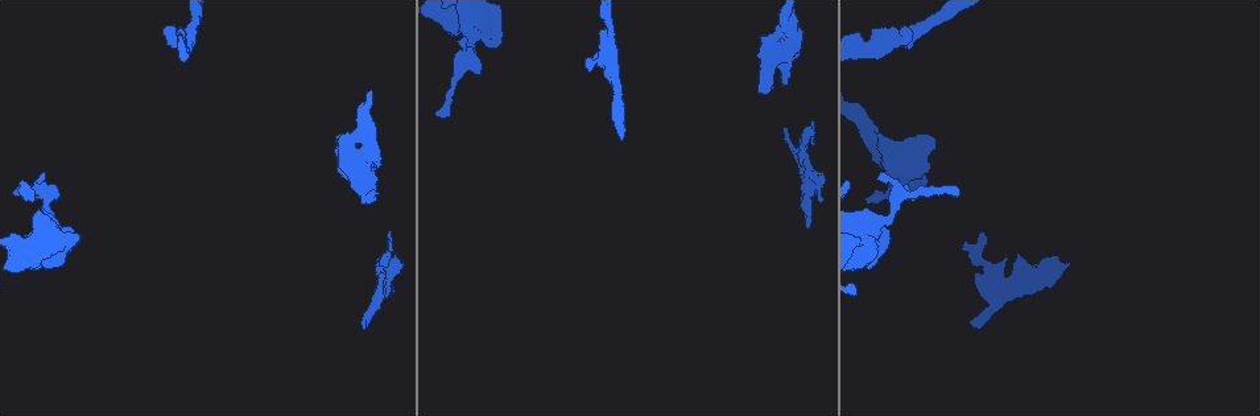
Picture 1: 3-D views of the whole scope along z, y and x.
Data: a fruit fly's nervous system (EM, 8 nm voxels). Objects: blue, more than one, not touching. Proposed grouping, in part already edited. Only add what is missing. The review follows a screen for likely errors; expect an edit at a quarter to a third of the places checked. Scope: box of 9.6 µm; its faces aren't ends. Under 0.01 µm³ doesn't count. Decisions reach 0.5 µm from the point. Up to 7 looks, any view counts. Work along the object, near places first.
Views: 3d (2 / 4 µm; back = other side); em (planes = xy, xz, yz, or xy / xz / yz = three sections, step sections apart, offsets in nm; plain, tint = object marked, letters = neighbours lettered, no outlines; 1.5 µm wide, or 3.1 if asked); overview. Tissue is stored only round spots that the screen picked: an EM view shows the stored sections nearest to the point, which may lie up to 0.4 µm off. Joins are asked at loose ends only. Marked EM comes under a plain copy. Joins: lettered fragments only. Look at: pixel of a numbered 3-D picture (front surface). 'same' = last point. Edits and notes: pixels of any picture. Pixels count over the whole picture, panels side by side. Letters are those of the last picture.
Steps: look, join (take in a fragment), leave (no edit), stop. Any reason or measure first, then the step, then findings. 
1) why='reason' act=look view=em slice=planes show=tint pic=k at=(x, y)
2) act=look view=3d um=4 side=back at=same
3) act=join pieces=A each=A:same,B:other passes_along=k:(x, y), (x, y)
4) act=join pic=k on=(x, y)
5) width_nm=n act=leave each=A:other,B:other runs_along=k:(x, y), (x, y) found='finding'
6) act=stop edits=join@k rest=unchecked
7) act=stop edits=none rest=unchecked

why='branch stops here' act=look view=3d um=4 pic=1 at=(165, 27)

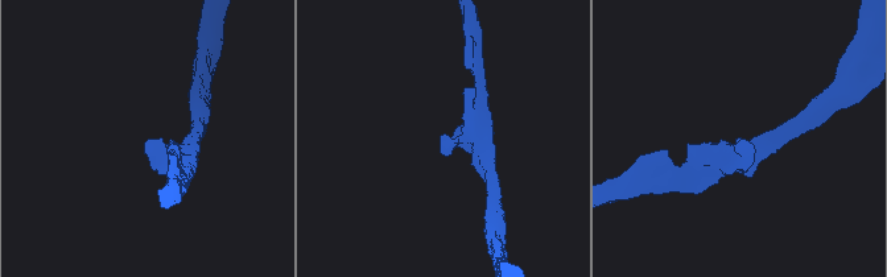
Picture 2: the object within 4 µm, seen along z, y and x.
act=look view=em slice=planes show=letters pic=2 at=(145, 141)

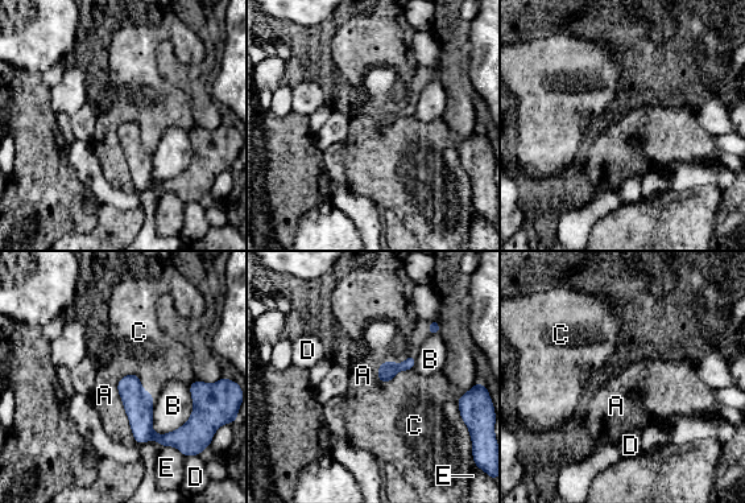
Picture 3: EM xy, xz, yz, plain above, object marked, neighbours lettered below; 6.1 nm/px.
width_nm=110 act=leave each=A:other,B:other,C:other,D:other,E:other border=3:(132, 372), (118, 394), (136, 442) found='no lettered fragment goes on from it'

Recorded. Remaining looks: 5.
why='an open end' act=look view=3d um=4 pic=1 at=(813, 142)

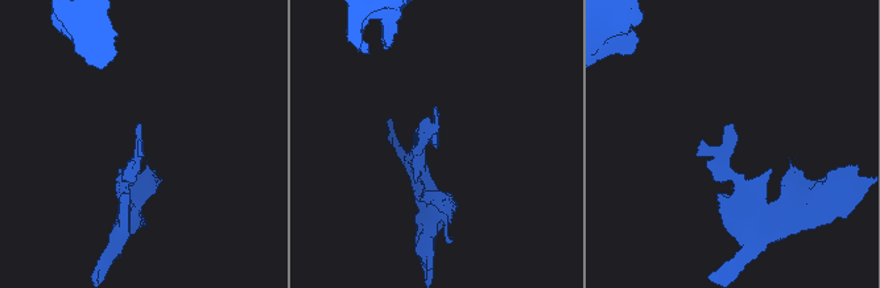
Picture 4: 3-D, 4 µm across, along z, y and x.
why='shape alone is not enough' act=look view=em slice=planes show=letters pic=4 at=(137, 126)

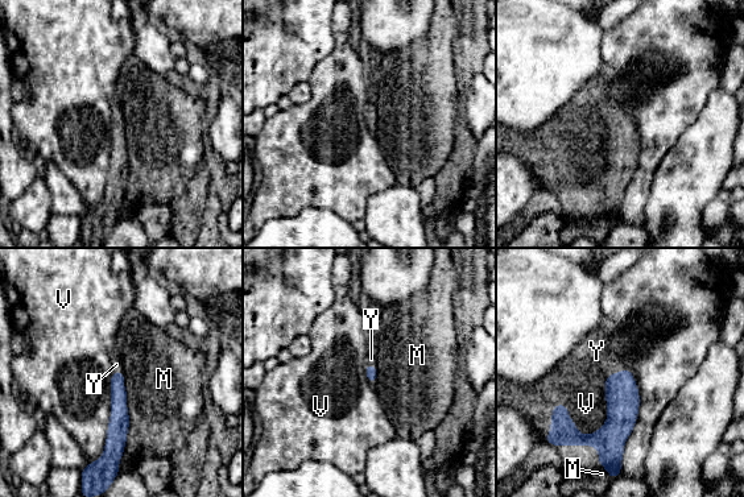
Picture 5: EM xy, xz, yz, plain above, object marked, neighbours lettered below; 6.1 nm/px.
longest_contact=M:480nm act=join pieces=Y each=M:other,V:other,Y:same passes_along=5:(621, 394), (615, 373), (596, 351) found='the neuron continues'

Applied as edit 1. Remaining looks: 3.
why='branch stops here' act=look view=em slice=planes show=letters pic=1 at=(363, 325)

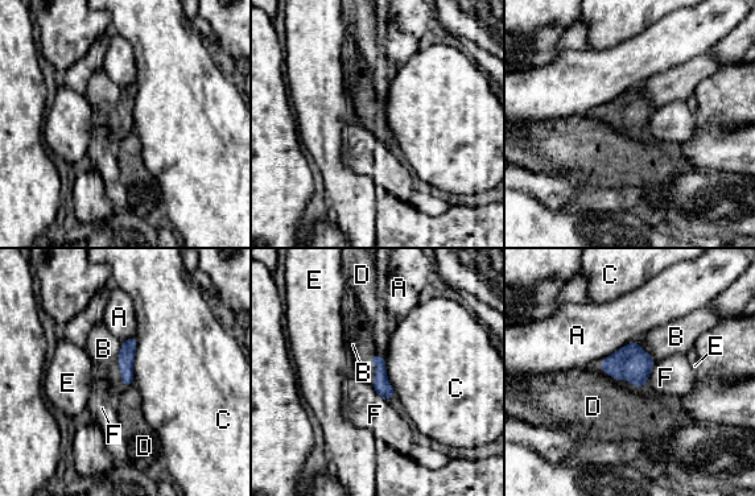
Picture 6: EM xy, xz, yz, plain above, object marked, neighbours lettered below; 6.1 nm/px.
act=leave each=A:other,B:other,C:other,D:other,E:other,F:other border=6:(136, 335), (132, 384) found='no lettered fragment goes on from it'

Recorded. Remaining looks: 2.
act=stop edits=join@5 rest=unchecked

